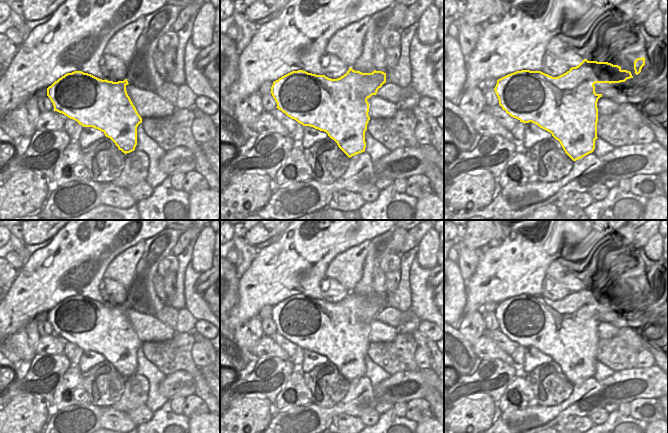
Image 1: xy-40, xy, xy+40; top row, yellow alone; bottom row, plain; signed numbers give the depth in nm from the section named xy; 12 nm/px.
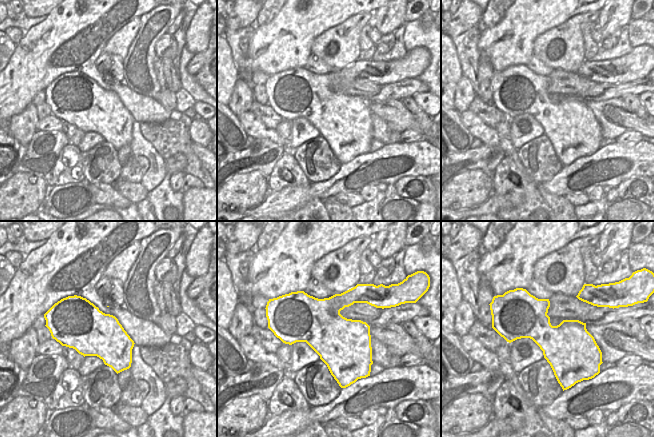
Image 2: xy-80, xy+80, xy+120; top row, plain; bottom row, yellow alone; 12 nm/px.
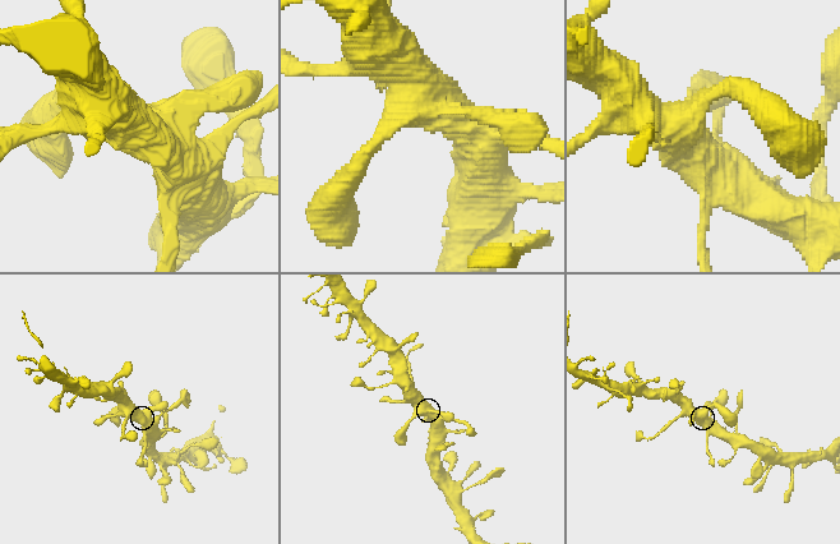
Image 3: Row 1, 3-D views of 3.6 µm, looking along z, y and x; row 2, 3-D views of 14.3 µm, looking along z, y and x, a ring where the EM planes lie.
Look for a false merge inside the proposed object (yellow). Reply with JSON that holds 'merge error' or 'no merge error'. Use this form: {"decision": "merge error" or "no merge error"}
{"decision": "no merge error"}

